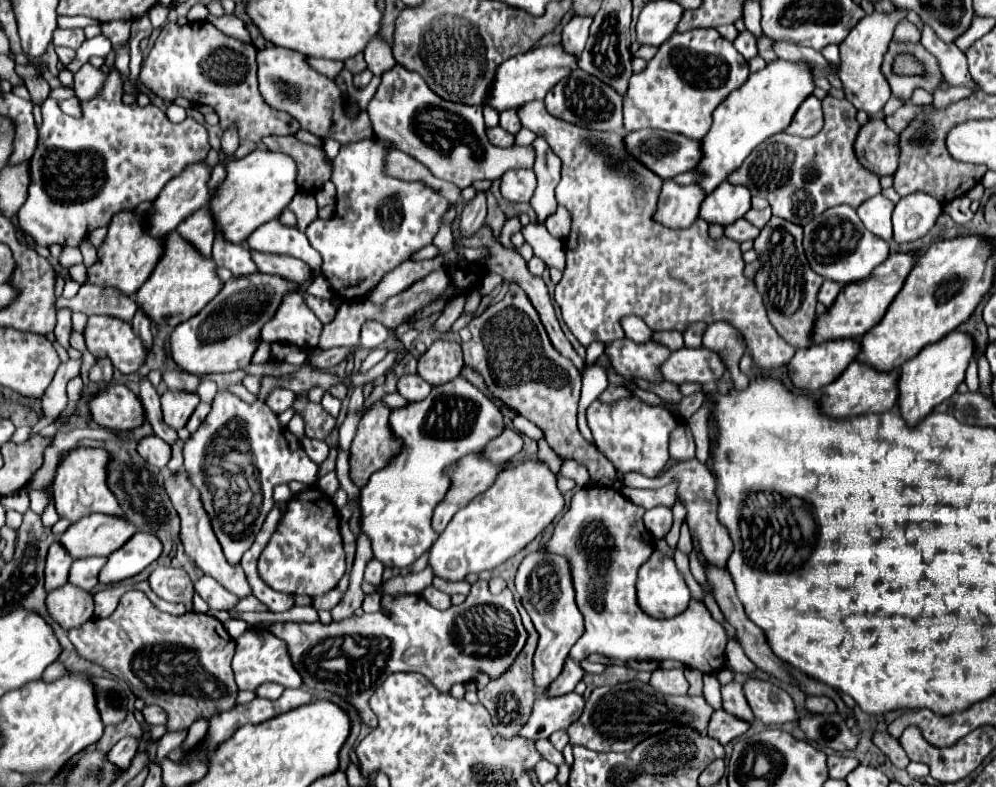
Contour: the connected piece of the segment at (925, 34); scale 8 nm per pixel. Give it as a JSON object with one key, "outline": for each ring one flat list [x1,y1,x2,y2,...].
{"outline":[[923,23,921,29,921,45,939,59,941,71,949,85,965,85,965,87,979,89,977,85,973,85,971,75,967,71,967,57,961,51,957,51,953,43,941,41,927,23]]}

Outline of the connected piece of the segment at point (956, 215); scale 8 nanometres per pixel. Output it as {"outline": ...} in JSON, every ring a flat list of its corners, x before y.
{"outline":[[961,197,961,199,953,199,953,201,945,203,945,205,943,205,943,211,949,213,949,215,955,219,955,223,965,225,965,223,969,223,971,217,973,217,969,205,971,205,971,199,969,199,969,197]]}

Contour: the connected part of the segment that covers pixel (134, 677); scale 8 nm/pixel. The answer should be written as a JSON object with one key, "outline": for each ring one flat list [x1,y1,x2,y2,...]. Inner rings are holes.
{"outline":[[127,591,123,597,121,597,121,603,119,603,119,607,113,611,113,615,111,617,107,617,107,619,89,619,89,623,83,623,81,627,75,627,75,629,71,629,69,631,69,639,71,639,71,643,75,645,75,649,77,649,77,653,81,655,81,657,85,657,85,659,89,659,89,661,93,661,93,663,99,663,99,665,103,665,107,671,111,671,113,675,117,675,117,677,121,677,127,685,129,685,129,689,137,695,137,697,141,697,147,705,159,705,159,707,163,707,167,713,169,713,169,721,167,721,167,727,169,727,169,731,179,731,179,729,189,729,189,725,195,721,195,719,199,719,199,715,203,715,203,717,211,717,211,715,215,715,215,713,219,713,219,711,227,711,227,709,231,709,231,707,235,707,235,697,237,697,237,685,235,685,235,679,233,679,233,671,231,671,231,645,227,643,227,639,231,639,229,637,229,633,225,631,225,627,223,627,223,623,219,623,215,617,211,617,211,615,207,615,207,613,195,613,195,611,189,611,189,613,185,613,185,615,181,615,181,617,173,617,173,615,169,615,169,613,163,613,163,611,159,611,157,607,153,607,153,603,147,599,147,595,143,593,143,591],[163,665,185,665,187,669,185,671,169,671,169,673,163,673]]}

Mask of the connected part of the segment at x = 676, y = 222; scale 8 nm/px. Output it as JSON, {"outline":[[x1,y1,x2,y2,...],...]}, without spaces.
{"outline":[[665,181,655,219,671,229,689,227,699,217,699,207,703,199,705,191,699,185,677,185]]}

